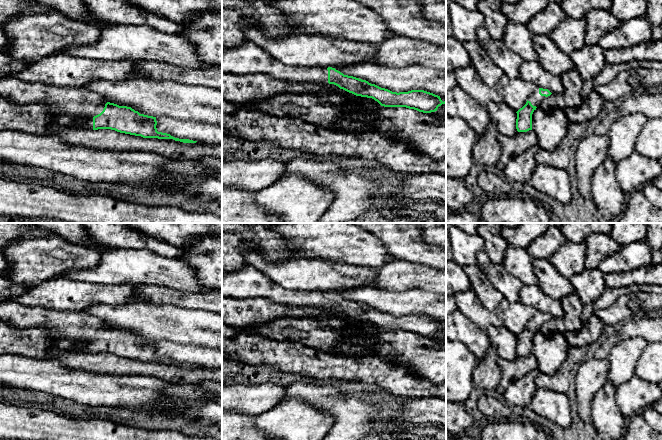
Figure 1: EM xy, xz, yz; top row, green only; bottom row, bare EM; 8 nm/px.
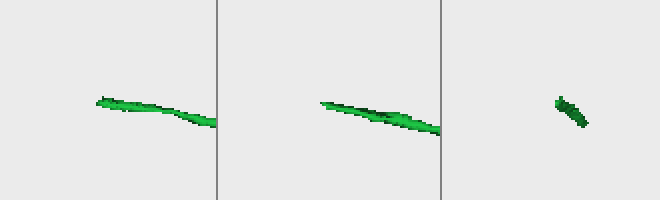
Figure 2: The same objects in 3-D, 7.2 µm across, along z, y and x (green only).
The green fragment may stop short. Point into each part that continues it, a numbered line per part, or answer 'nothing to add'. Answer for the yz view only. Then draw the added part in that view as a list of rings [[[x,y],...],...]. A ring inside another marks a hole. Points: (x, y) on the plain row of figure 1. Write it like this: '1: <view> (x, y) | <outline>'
1: yz (535, 322) | [[[539,311],[535,313],[535,315],[528,322],[528,325],[531,326],[533,330],[540,331],[541,326],[545,323],[545,320],[541,320],[539,318]]]

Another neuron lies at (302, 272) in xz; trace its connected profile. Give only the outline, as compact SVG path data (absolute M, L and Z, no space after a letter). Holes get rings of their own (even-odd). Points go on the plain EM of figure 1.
M246 244L244 260L280 286L292 290L328 292L377 286L377 268L334 262L325 258L291 256L272 261L260 245Z

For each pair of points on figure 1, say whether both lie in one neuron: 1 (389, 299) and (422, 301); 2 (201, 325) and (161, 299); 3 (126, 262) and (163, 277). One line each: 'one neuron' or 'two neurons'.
1: one neuron
2: two neurons
3: one neuron

